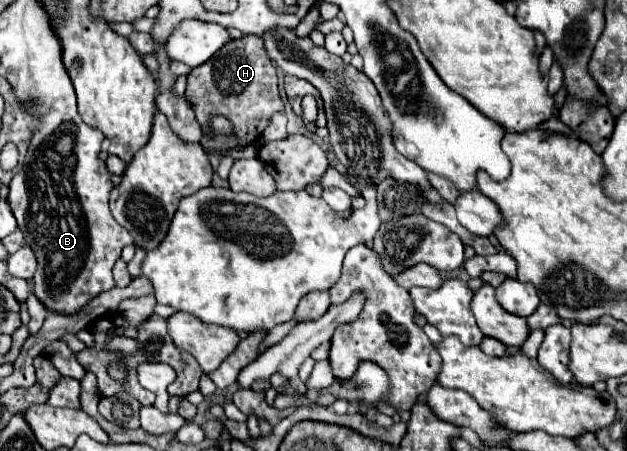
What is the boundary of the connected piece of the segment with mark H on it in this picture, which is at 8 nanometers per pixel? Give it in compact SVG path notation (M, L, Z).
M246 34L242 40L226 44L206 64L194 68L186 78L186 102L192 106L202 132L208 132L208 120L212 116L226 116L232 120L232 128L236 136L240 136L240 142L254 144L262 136L272 114L284 112L276 68L266 54L264 40Z

